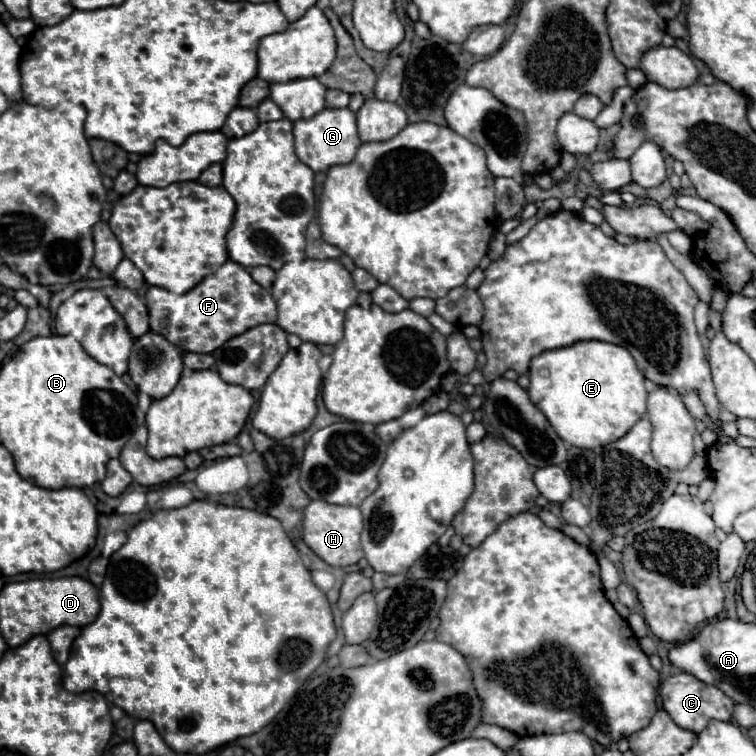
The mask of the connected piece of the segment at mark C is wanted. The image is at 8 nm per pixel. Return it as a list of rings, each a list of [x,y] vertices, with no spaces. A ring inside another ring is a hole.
[[[687,672],[669,676],[667,680],[663,680],[659,692],[661,692],[661,700],[663,700],[663,710],[671,716],[671,720],[677,726],[691,730],[695,734],[699,734],[711,718],[715,718],[715,720],[731,720],[733,718],[735,702],[729,696],[723,696],[723,692],[719,692],[719,688],[703,684],[701,680],[697,680],[695,676],[691,676]]]

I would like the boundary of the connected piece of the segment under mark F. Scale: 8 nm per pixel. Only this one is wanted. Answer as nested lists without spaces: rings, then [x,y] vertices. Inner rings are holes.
[[[227,260],[187,294],[177,296],[163,288],[149,286],[145,300],[151,318],[151,330],[165,336],[171,344],[175,344],[183,352],[199,352],[199,354],[215,352],[229,338],[239,336],[253,326],[275,322],[277,318],[273,296],[265,292],[249,276],[249,272],[233,260]]]

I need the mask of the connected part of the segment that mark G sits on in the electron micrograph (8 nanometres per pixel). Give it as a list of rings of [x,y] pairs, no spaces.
[[[323,108],[313,118],[293,122],[295,154],[315,172],[325,172],[337,164],[349,164],[355,158],[361,140],[357,136],[356,113],[349,108]]]

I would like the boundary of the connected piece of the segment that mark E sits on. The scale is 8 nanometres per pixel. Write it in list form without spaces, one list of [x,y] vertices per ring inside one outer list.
[[[589,340],[547,350],[531,360],[529,398],[547,416],[557,436],[571,446],[593,450],[625,436],[645,414],[645,376],[627,348]]]

